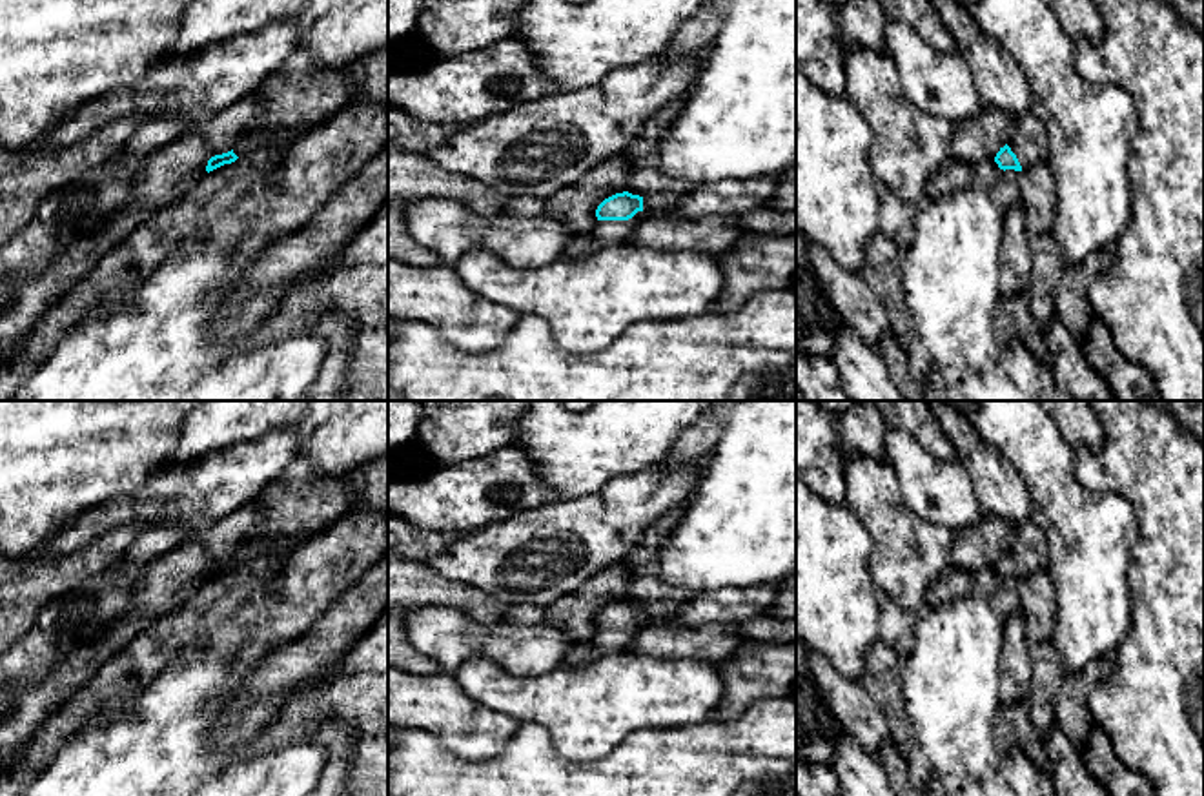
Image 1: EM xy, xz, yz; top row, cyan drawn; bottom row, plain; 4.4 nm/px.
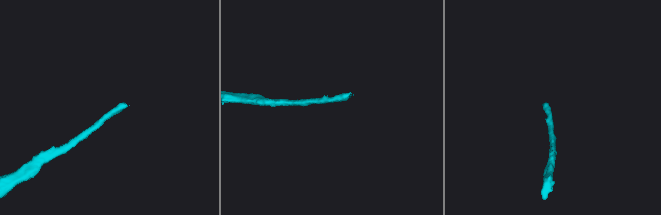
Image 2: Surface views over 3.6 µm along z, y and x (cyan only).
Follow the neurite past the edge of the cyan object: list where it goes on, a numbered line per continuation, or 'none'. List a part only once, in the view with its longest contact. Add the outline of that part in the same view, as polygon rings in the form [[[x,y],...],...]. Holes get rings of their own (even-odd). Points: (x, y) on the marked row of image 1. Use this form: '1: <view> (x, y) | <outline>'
1: xz (605, 234) | [[[638,211],[628,220],[599,220],[590,231],[574,235],[565,250],[565,259],[577,259],[596,253],[597,250],[625,244],[636,226],[648,217],[645,211]]]

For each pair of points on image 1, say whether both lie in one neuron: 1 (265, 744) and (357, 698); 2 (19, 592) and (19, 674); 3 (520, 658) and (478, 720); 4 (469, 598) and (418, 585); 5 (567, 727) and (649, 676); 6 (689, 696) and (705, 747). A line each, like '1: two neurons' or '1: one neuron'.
1: one neuron
2: two neurons
3: two neurons
4: one neuron
5: one neuron
6: two neurons

